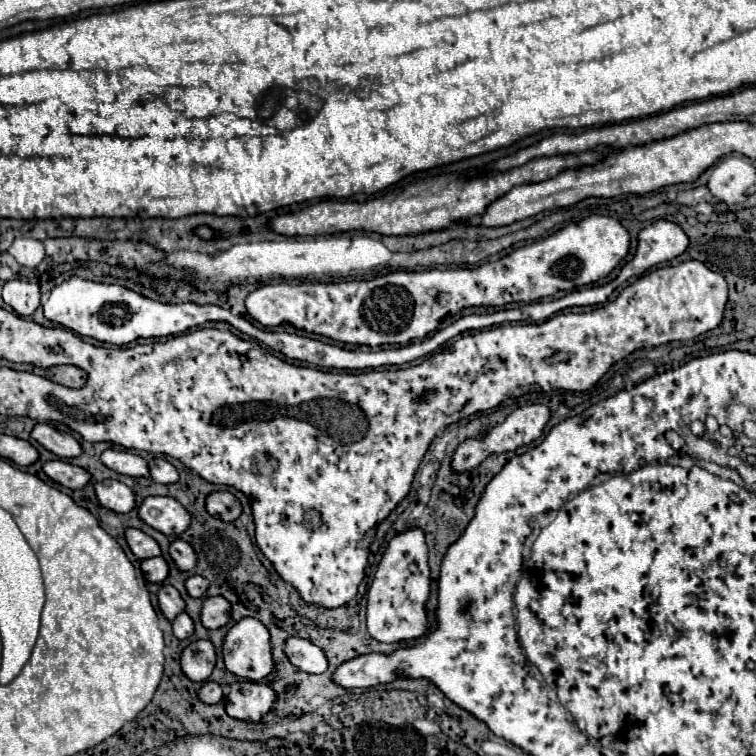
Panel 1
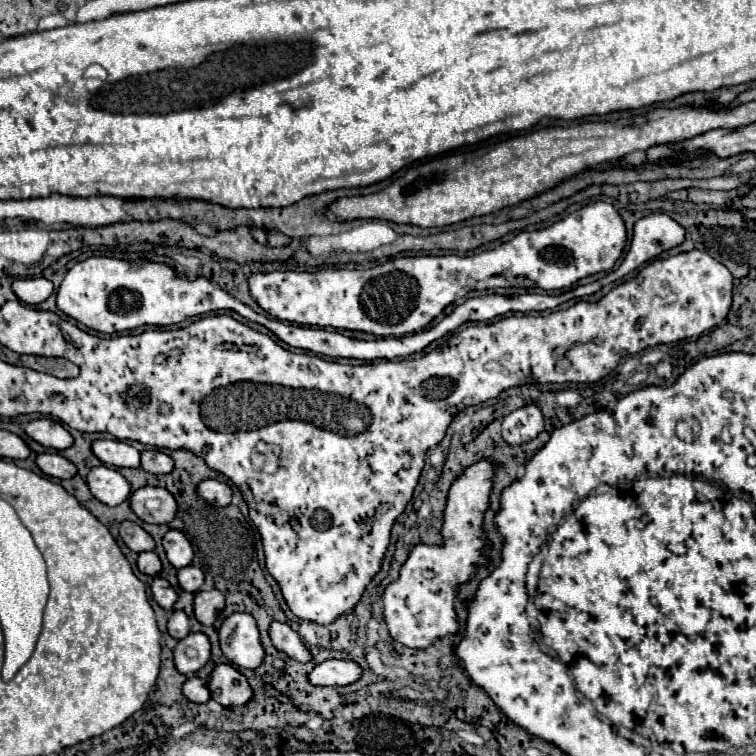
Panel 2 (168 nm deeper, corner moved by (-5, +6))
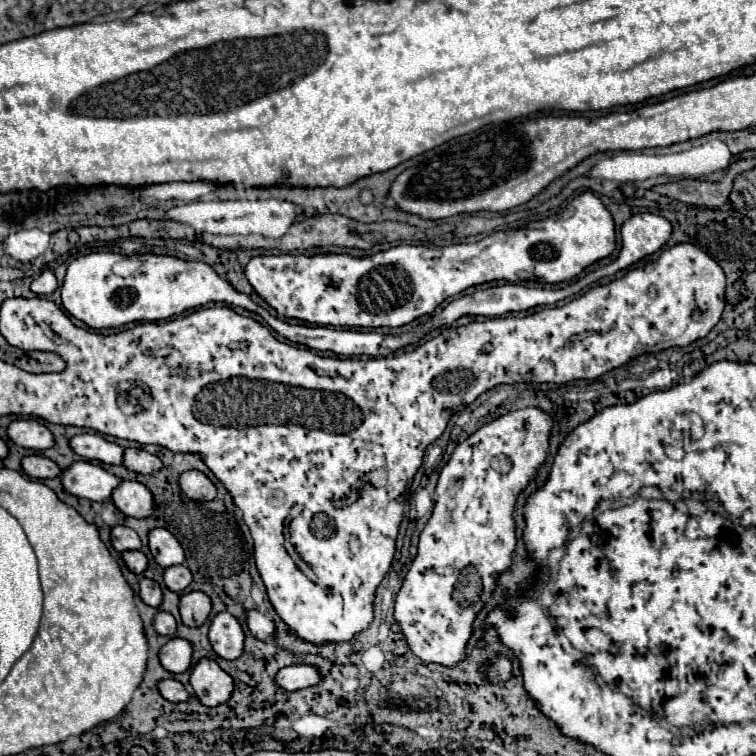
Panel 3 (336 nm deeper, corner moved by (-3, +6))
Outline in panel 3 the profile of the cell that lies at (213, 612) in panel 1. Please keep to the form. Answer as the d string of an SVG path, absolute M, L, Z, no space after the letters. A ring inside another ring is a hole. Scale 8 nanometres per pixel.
M191 591L181 597L181 619L189 627L201 627L211 613L211 599L203 591Z

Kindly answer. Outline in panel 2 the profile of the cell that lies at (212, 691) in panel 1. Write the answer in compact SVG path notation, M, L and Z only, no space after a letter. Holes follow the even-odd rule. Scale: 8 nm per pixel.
M189 677L183 683L183 695L193 703L207 703L209 701L209 689L207 683L199 677Z

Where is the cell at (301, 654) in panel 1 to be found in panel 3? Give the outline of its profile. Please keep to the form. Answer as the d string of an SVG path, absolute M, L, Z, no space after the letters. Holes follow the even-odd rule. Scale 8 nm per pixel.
M253 609L253 611L247 613L247 625L249 625L249 631L257 639L261 639L265 643L273 643L273 639L275 639L275 623L269 617L265 617L263 613Z

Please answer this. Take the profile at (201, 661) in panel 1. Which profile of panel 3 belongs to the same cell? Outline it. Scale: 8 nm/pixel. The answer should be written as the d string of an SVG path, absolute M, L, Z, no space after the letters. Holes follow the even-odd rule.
M181 637L169 639L159 651L159 659L161 659L161 665L169 673L185 673L191 667L193 645L191 641L181 639Z

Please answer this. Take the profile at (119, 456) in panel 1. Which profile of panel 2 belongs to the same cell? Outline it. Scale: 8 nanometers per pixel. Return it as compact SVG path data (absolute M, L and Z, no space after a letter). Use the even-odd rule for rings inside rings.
M99 439L91 443L97 459L113 467L139 467L139 451L117 439Z

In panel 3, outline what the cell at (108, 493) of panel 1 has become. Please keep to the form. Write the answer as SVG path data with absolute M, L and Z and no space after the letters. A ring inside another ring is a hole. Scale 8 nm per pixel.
M77 461L67 471L63 471L63 487L69 493L97 503L111 501L111 495L119 483L121 479L117 475L89 461Z

